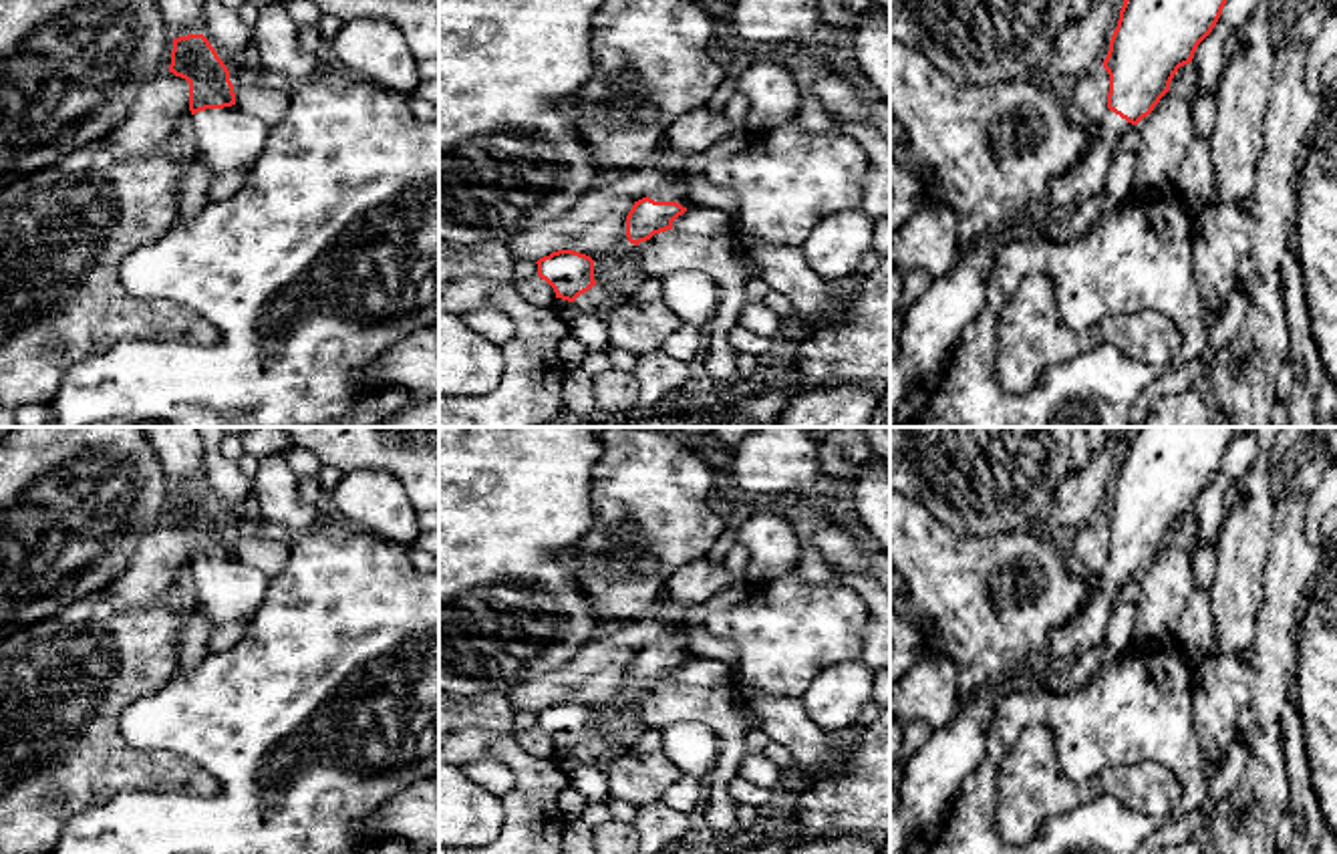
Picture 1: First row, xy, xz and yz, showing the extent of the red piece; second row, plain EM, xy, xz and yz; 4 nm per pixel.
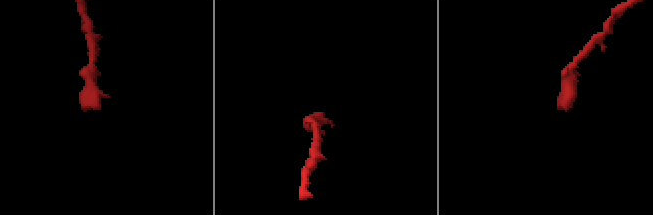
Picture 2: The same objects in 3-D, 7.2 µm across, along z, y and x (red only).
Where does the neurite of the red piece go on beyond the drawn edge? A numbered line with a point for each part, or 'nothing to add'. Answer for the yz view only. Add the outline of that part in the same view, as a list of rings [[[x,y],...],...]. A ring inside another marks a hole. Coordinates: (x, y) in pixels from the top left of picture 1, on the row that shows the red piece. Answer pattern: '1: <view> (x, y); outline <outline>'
1: yz (1086, 180); outline [[[1107,111],[1103,121],[1089,127],[1089,149],[1077,165],[1049,185],[1051,214],[1065,218],[1085,201],[1103,193],[1109,165],[1120,149],[1120,139],[1132,123]]]

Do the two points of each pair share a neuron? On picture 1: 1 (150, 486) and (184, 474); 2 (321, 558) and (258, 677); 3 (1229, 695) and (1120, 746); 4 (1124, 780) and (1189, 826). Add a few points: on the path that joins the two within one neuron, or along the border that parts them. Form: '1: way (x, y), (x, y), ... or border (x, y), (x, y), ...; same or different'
1: border (152, 448), (174, 488); different
2: way (321, 589), (321, 615), (288, 647); same
3: border (1191, 669), (1191, 720), (1205, 758); different
4: border (1170, 816), (1164, 822); different

